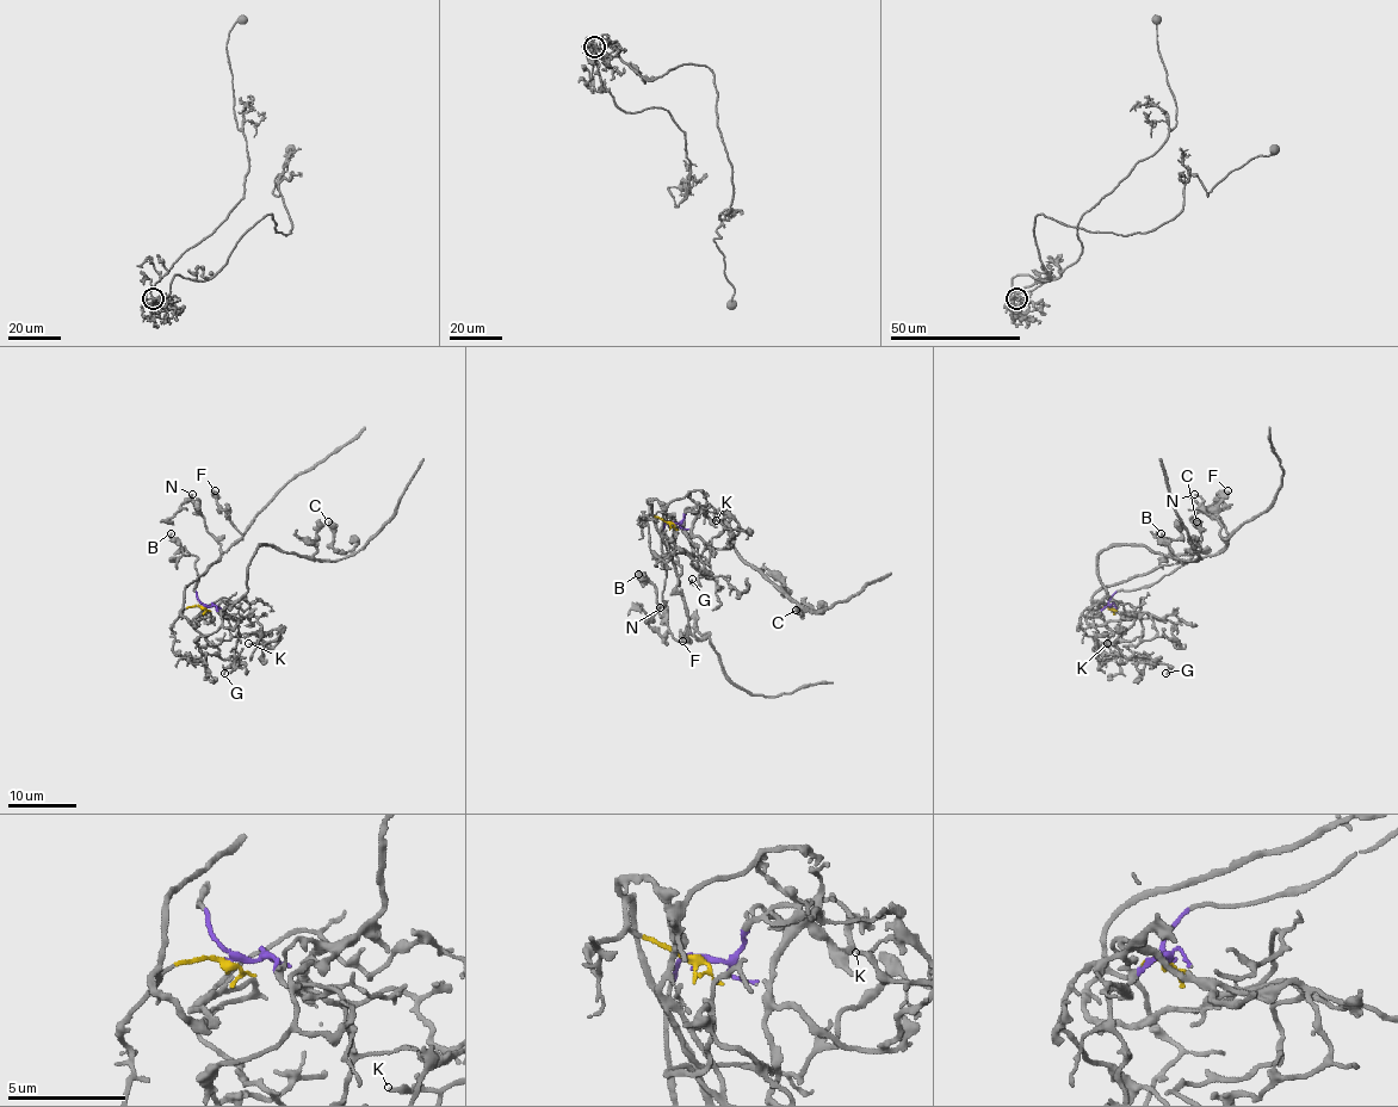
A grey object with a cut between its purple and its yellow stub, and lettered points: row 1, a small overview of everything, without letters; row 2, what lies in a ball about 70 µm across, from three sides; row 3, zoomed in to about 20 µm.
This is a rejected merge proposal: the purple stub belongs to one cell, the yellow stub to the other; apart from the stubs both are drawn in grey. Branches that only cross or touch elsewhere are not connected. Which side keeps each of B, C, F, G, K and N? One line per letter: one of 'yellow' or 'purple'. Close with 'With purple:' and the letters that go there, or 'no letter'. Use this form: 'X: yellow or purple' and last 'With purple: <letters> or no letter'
B: purple
C: purple
F: yellow
G: yellow
K: purple
N: yellow
With purple: B, C, K

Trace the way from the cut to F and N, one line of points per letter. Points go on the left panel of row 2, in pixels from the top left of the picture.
F: (203, 607), (183, 610), (184, 589), (237, 540), (241, 532), (218, 505), (215, 490)
N: (203, 607), (183, 610), (184, 589), (220, 557), (220, 545), (199, 514), (193, 494)

